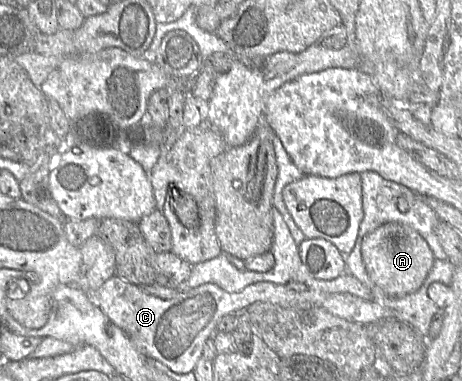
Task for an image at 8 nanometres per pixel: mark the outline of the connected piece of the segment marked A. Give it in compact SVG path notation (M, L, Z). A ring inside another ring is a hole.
M398 222L382 224L364 237L362 259L371 281L392 298L419 290L435 261L424 238L412 227Z

